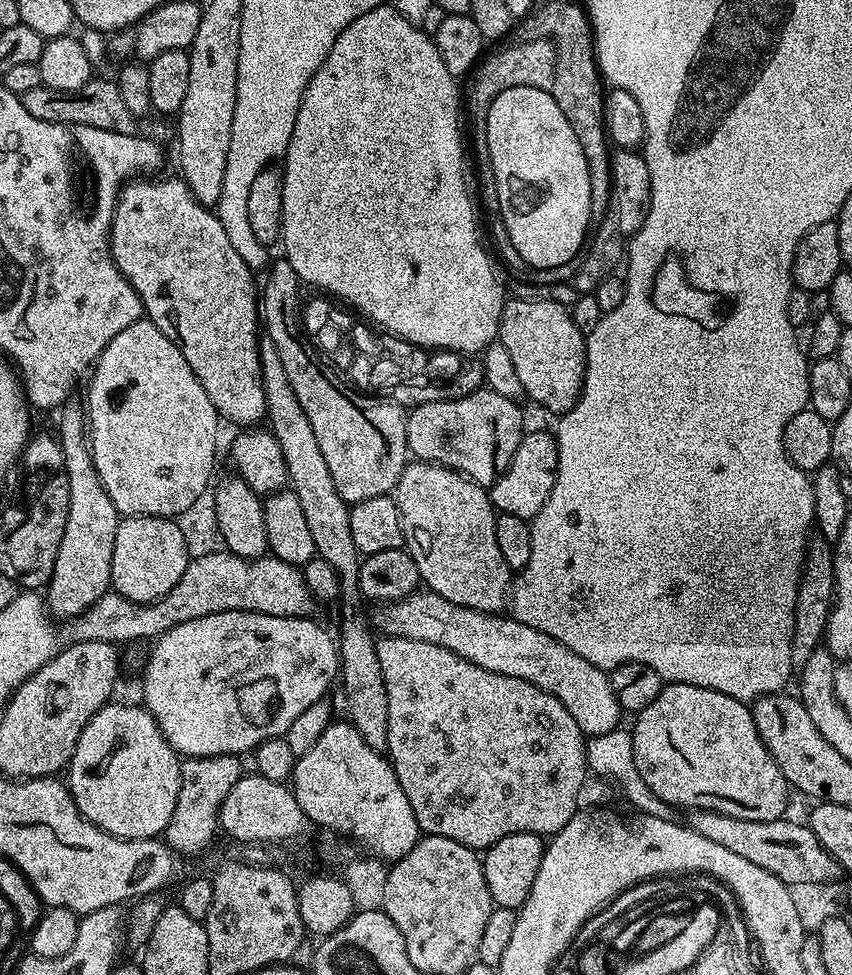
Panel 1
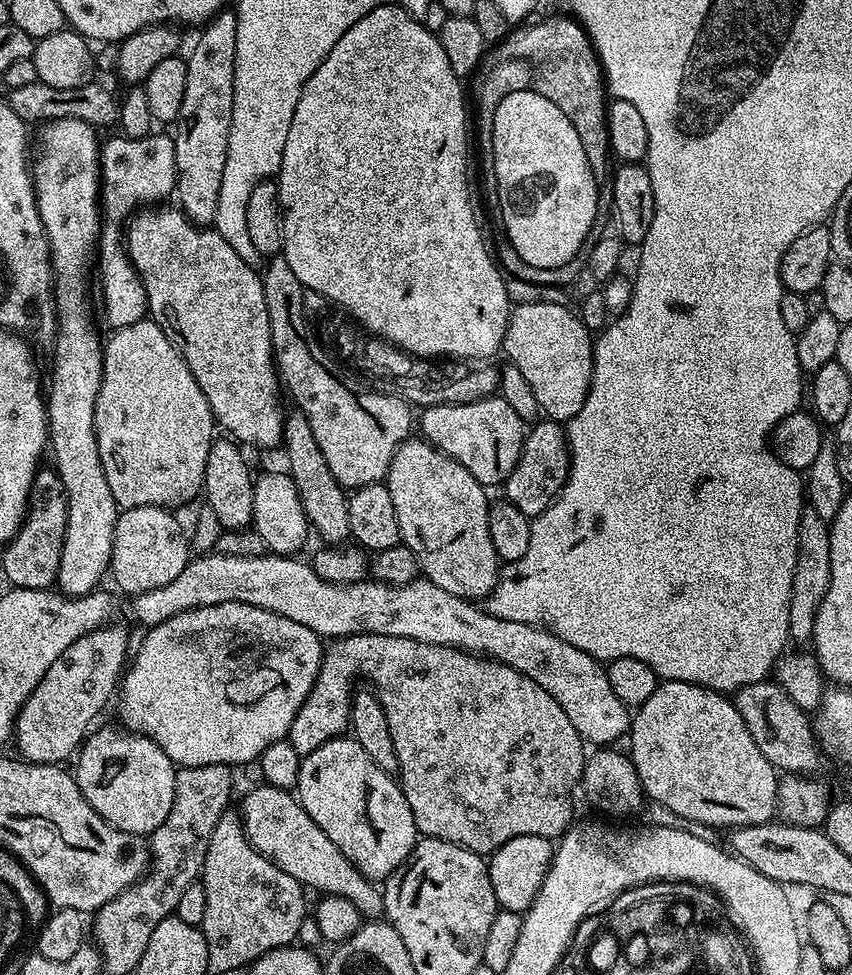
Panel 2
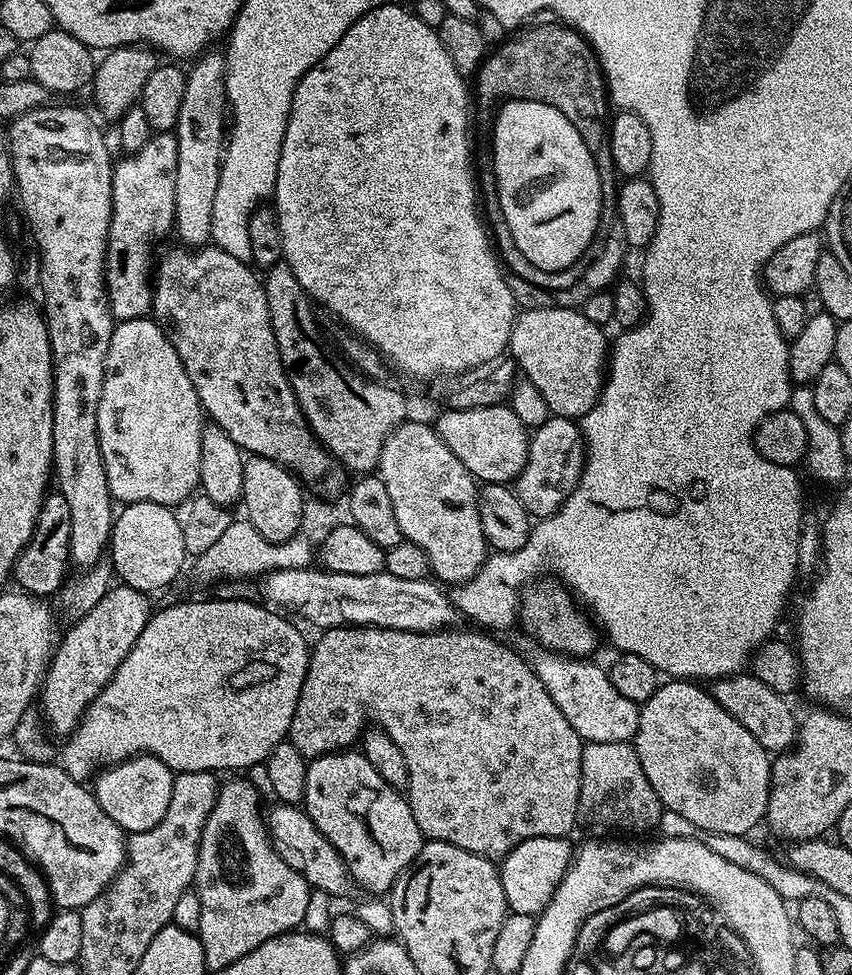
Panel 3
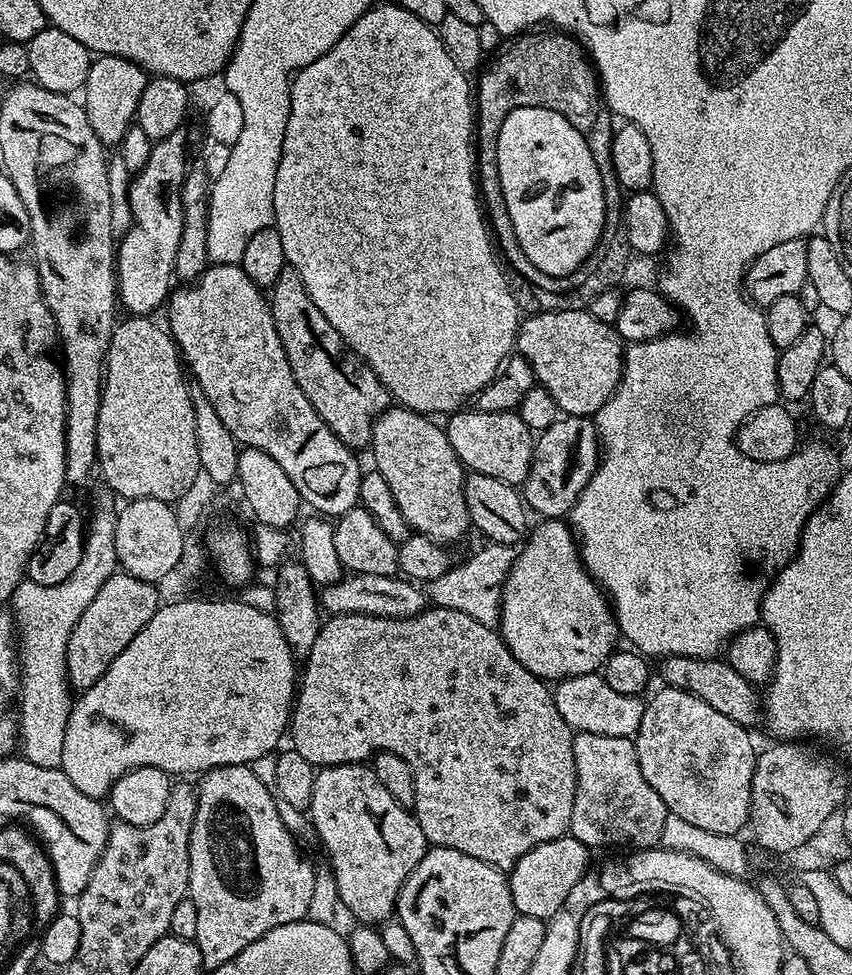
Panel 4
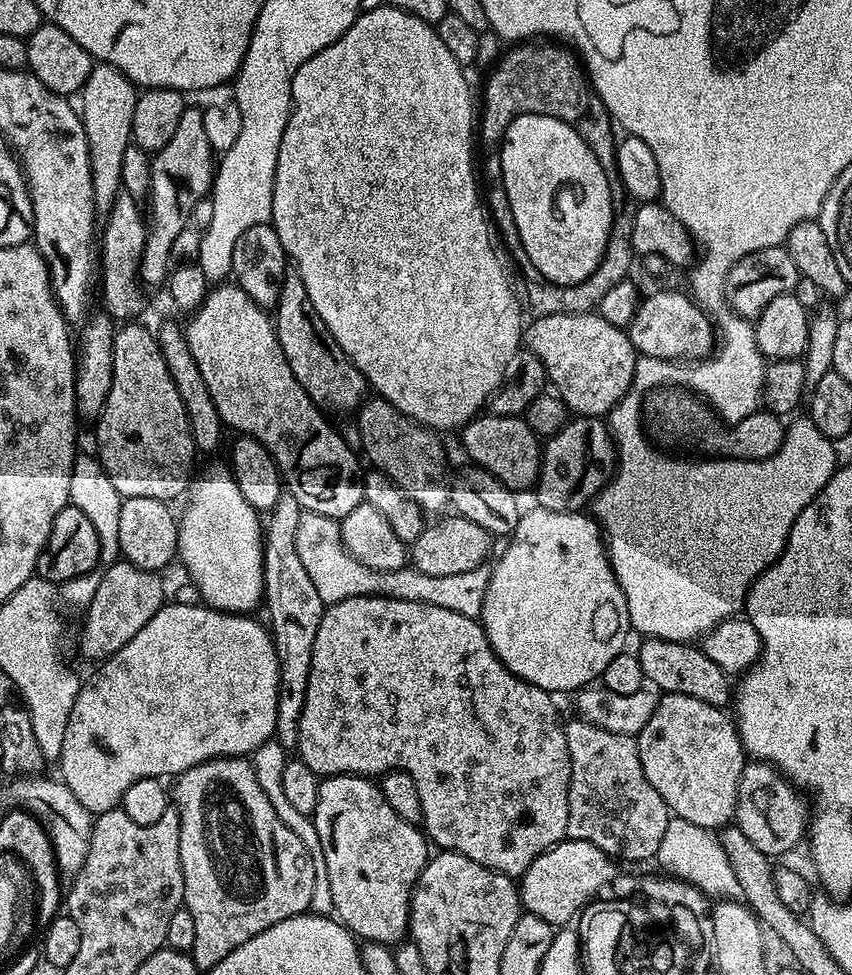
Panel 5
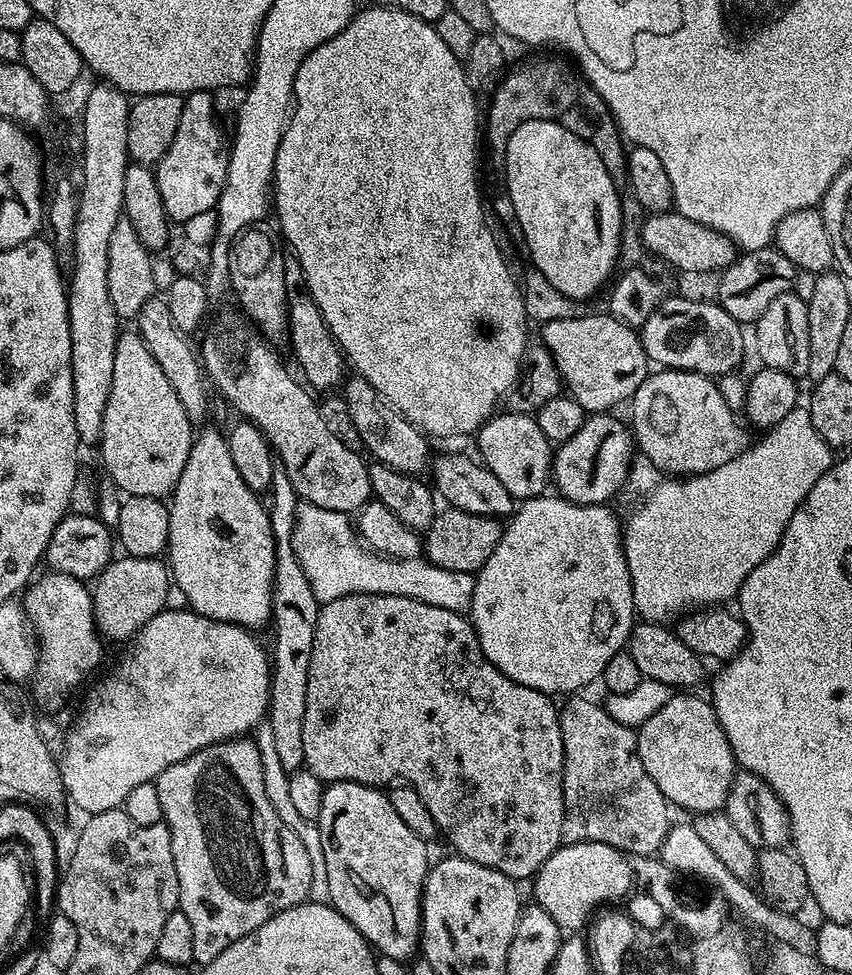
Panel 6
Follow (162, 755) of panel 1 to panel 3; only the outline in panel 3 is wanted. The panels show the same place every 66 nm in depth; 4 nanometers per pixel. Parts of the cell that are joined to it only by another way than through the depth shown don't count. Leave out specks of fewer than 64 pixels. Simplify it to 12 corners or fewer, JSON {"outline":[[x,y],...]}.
{"outline":[[145,755],[95,777],[96,801],[125,833],[162,822],[172,769]]}

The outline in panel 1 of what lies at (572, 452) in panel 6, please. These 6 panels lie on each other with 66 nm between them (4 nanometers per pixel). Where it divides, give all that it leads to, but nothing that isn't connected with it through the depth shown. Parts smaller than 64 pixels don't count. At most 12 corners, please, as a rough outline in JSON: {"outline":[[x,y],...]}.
{"outline":[[525,431],[492,507],[531,522],[550,498],[558,446],[551,431]]}

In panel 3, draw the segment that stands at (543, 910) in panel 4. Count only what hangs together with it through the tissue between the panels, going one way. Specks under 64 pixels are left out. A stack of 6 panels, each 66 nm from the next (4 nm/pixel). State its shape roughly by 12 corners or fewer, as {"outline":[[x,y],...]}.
{"outline":[[530,838],[499,861],[509,913],[537,917],[574,855]]}

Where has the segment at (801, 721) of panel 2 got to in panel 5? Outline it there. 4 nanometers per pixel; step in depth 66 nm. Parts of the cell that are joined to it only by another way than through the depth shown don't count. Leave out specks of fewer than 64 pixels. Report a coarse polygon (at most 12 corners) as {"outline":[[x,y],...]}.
{"outline":[[639,641],[645,681],[727,709],[733,681],[703,647]]}

